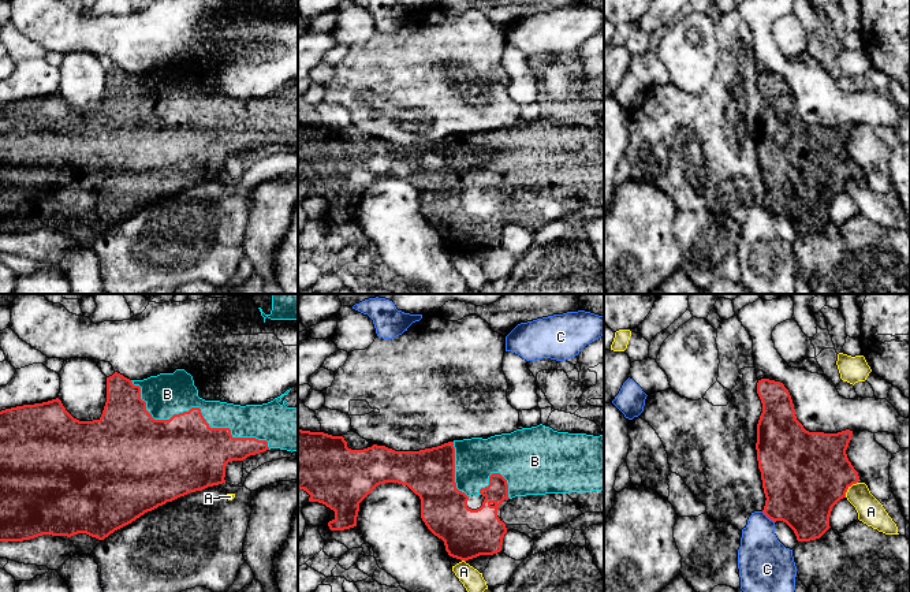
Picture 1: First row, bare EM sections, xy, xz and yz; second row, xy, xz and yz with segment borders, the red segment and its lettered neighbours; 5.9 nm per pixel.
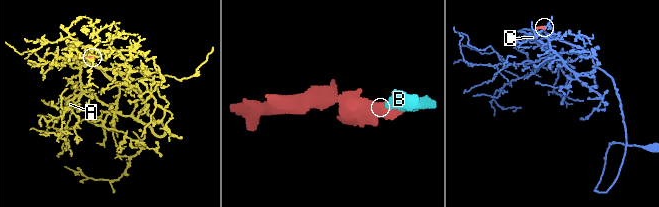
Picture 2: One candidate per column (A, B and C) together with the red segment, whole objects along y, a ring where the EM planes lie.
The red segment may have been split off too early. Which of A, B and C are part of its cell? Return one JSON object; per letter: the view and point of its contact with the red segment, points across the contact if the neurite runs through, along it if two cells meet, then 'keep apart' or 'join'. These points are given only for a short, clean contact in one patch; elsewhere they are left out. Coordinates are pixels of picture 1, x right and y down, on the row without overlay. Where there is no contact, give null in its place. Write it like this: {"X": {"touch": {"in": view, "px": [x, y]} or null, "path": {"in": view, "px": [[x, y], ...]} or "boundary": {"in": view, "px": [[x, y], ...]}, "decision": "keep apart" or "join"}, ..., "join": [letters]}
{"A": {"touch": {"in": "yz", "px": [847, 182]}, "decision": "keep apart"}, "B": {"touch": {"in": "xy", "px": [198, 101]}, "decision": "join"}, "C": {"touch": {"in": "yz", "px": [768, 211]}, "boundary": {"in": "yz", "px": [[761, 205], [774, 216]]}, "decision": "keep apart"}, "join": ["B"]}

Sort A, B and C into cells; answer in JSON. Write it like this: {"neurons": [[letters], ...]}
{"neurons": [["A"], ["B"], ["C"]]}

